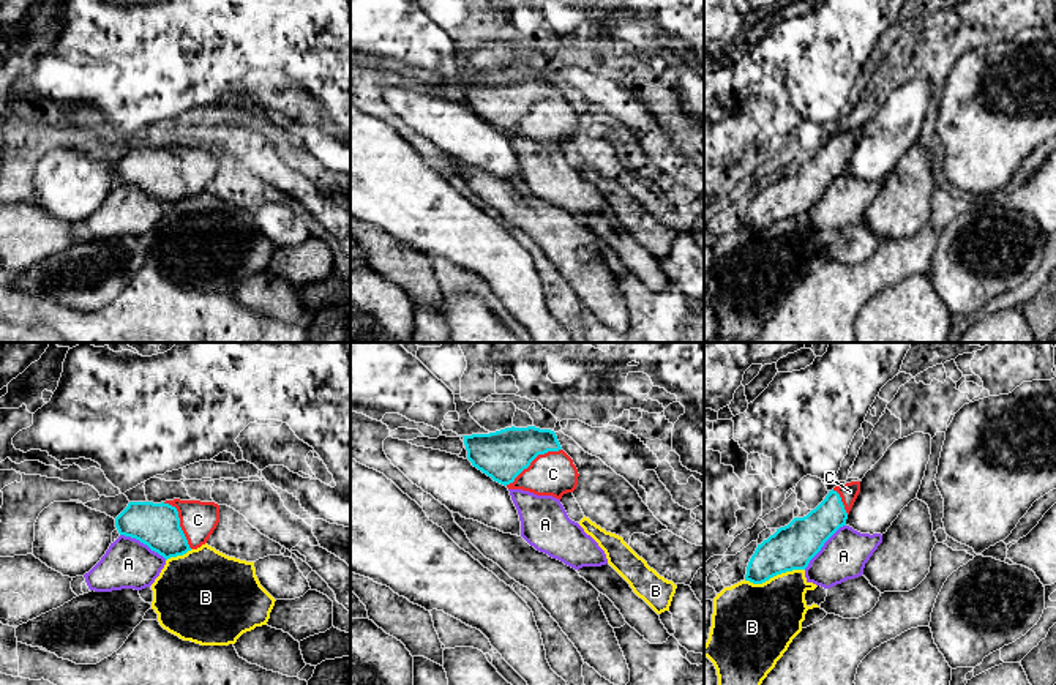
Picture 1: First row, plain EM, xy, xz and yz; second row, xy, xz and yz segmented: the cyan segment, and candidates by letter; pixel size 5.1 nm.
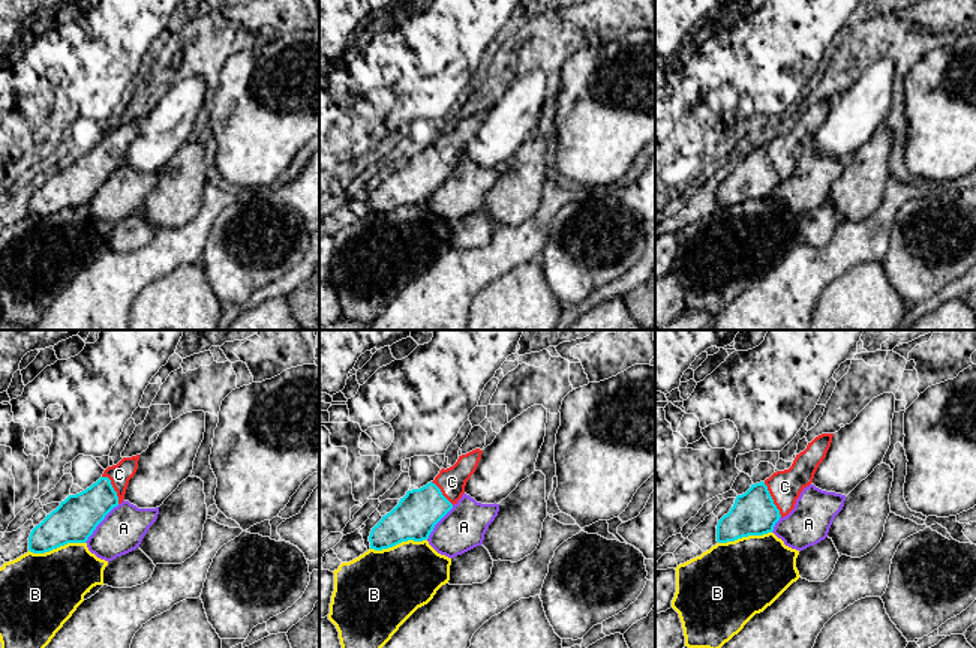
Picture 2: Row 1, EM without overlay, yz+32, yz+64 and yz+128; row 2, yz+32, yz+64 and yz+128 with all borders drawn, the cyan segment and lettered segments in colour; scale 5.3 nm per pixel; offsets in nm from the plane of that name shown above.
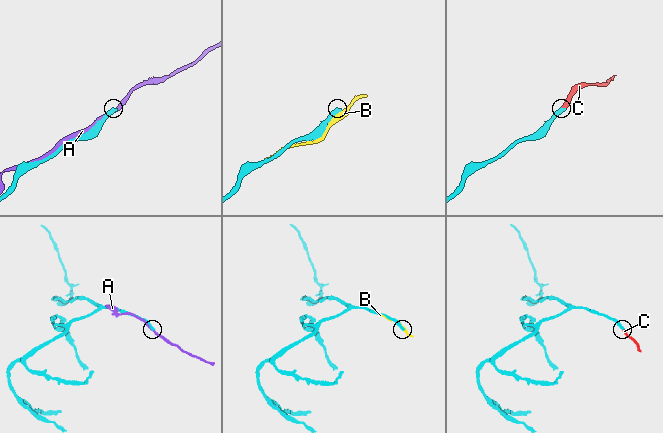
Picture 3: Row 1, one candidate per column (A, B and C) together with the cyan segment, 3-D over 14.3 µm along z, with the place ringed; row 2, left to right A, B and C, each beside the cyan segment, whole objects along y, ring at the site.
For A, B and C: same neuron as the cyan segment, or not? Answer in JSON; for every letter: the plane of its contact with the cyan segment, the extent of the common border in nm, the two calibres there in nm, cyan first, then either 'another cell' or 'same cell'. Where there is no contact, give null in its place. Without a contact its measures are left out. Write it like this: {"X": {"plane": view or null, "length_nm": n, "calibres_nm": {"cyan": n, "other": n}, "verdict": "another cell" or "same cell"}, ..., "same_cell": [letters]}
{"A": {"plane": "yz", "length_nm": 320, "calibres_nm": {"cyan": 220, "other": 240}, "verdict": "another cell"}, "B": {"plane": "yz", "length_nm": 320, "calibres_nm": {"cyan": 220, "other": 380}, "verdict": "another cell"}, "C": {"plane": "xz", "length_nm": 340, "calibres_nm": {"cyan": 260, "other": 220}, "verdict": "same cell"}, "same_cell": ["C"]}

